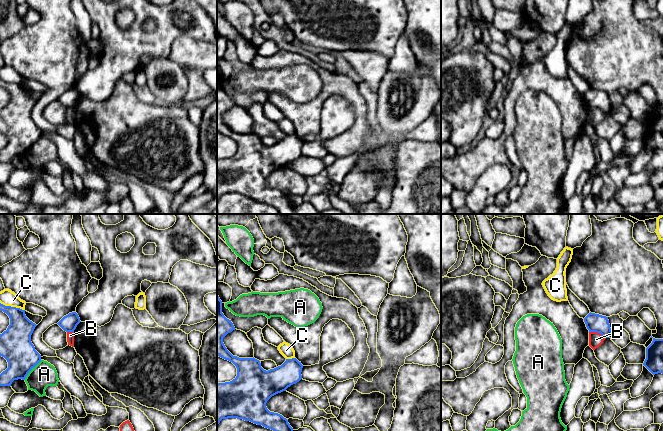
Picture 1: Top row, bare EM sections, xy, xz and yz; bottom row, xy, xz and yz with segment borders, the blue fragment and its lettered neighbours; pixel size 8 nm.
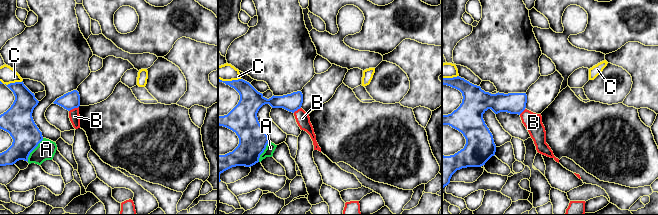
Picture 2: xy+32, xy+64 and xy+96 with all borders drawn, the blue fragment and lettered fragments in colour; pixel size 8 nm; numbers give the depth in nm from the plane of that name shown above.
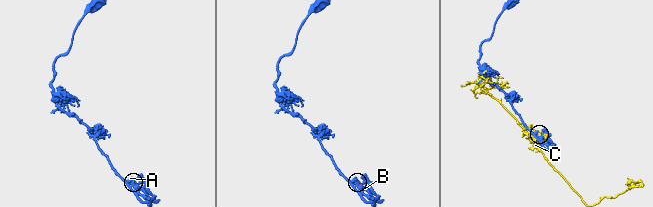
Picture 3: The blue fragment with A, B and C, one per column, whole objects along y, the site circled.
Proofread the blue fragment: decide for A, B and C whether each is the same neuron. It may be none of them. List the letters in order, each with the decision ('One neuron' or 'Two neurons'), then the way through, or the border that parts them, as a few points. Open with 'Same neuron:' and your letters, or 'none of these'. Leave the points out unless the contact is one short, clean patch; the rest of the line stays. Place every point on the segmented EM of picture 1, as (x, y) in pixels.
Same neuron: none of these
A: Two neurons
B: Two neurons. Boundary: yz (589, 331), (595, 331), (606, 337)
C: Two neurons

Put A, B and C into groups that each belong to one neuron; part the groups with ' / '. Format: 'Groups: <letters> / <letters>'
Groups: A / B / C

